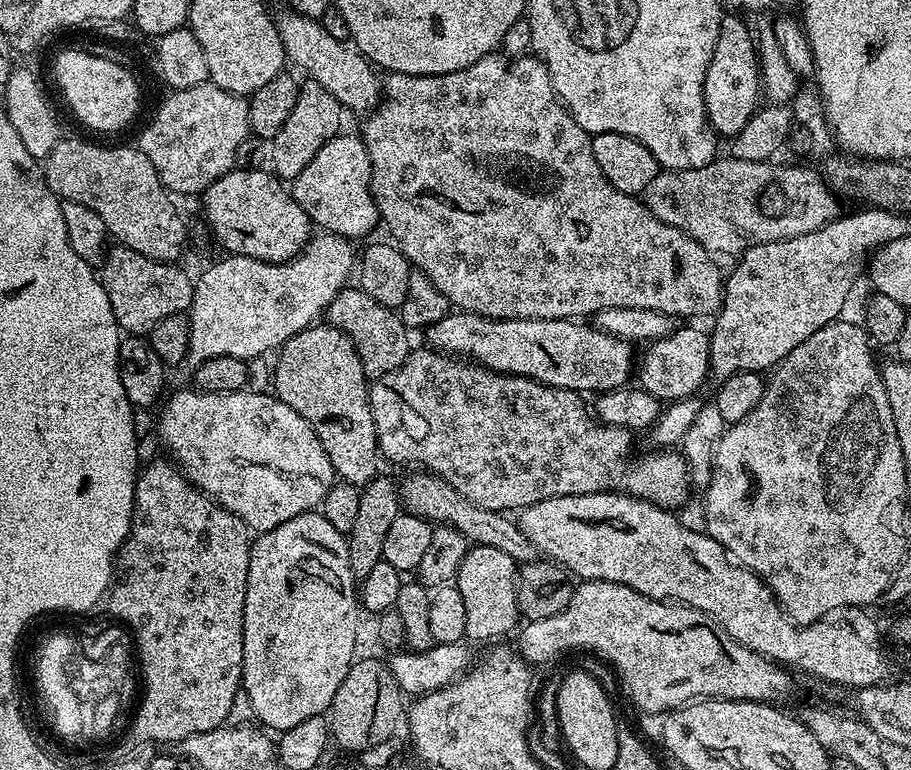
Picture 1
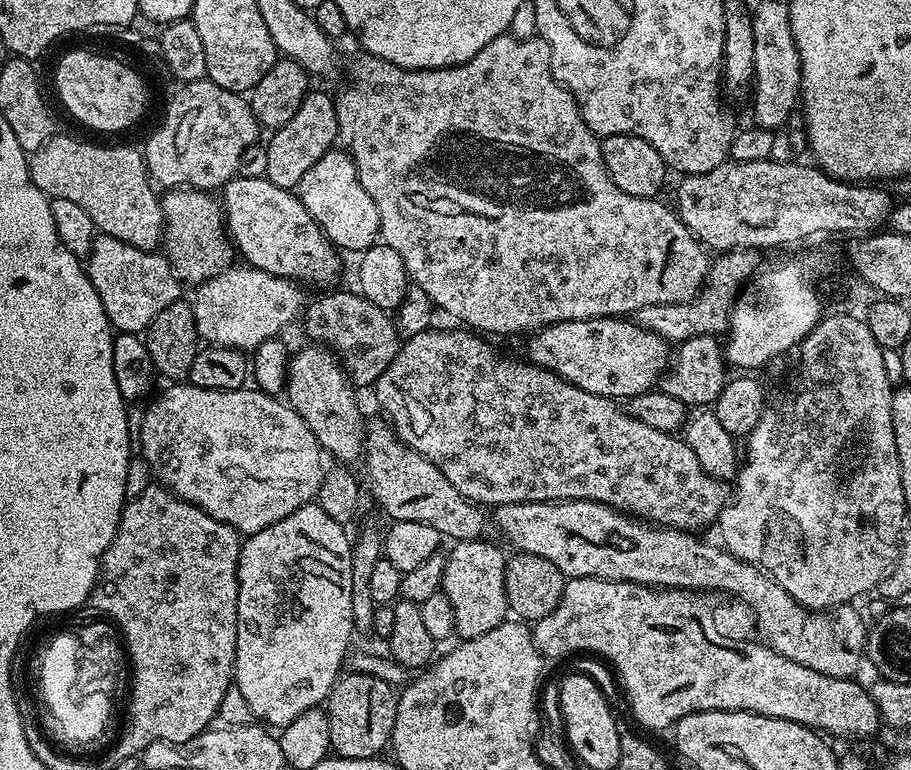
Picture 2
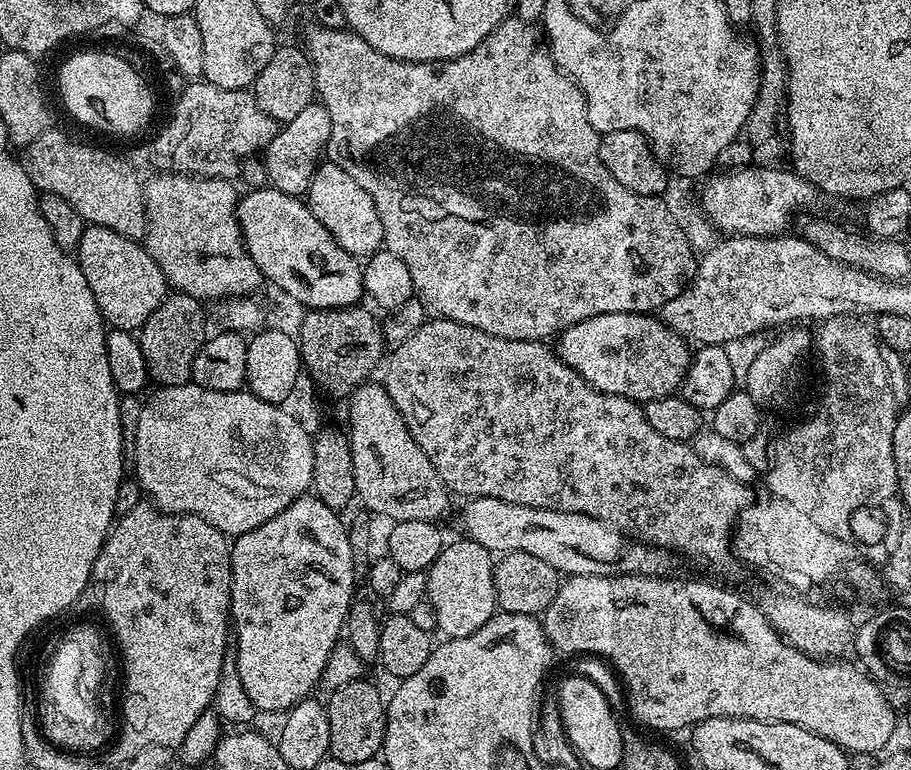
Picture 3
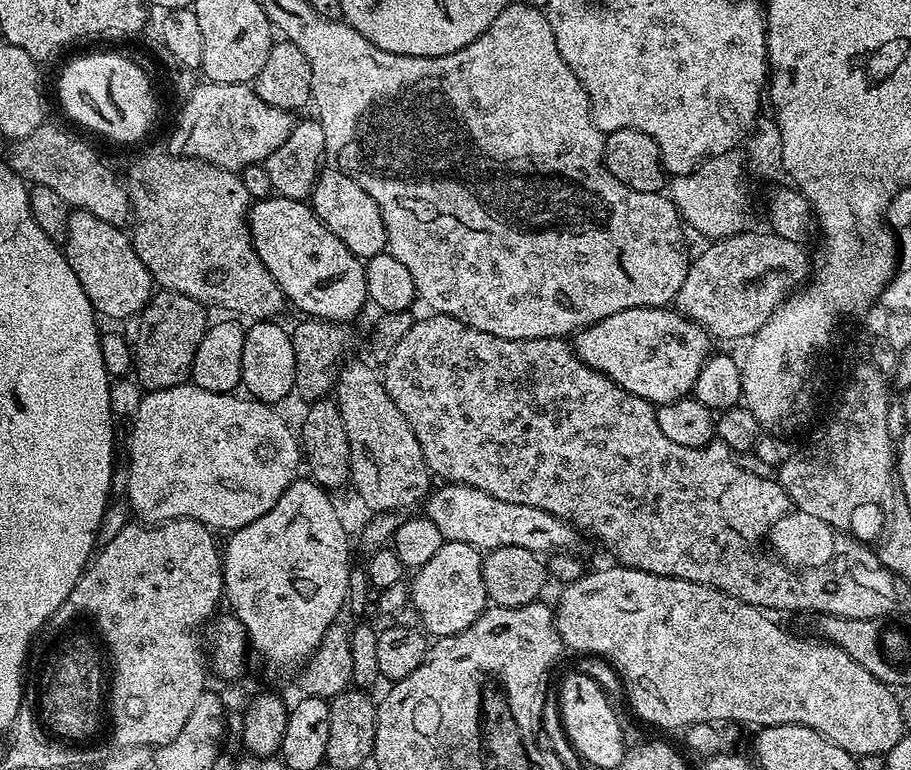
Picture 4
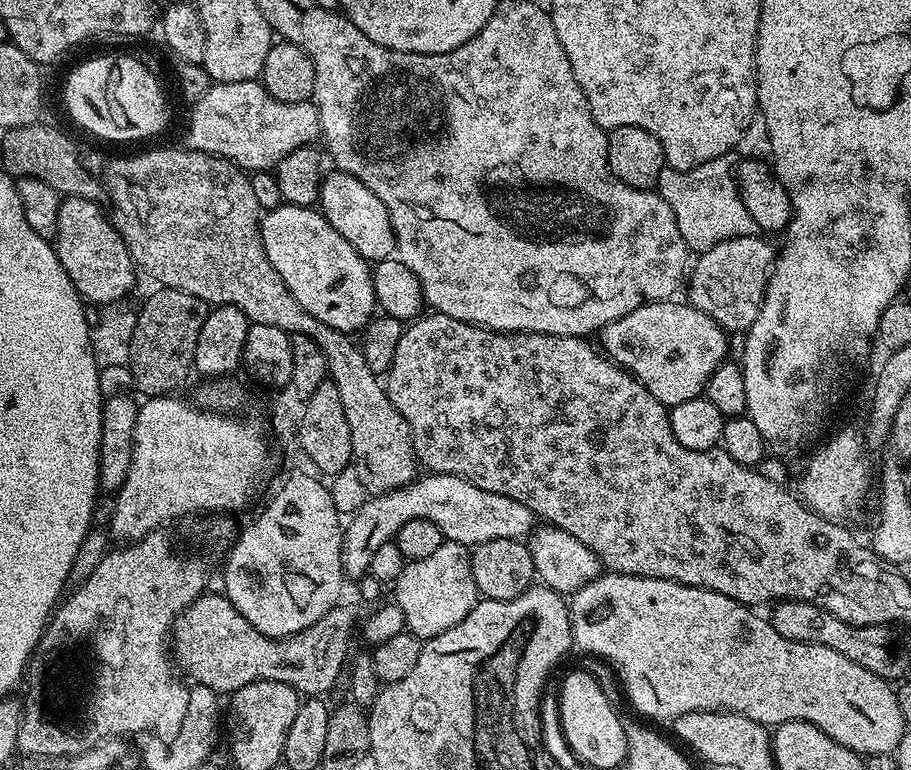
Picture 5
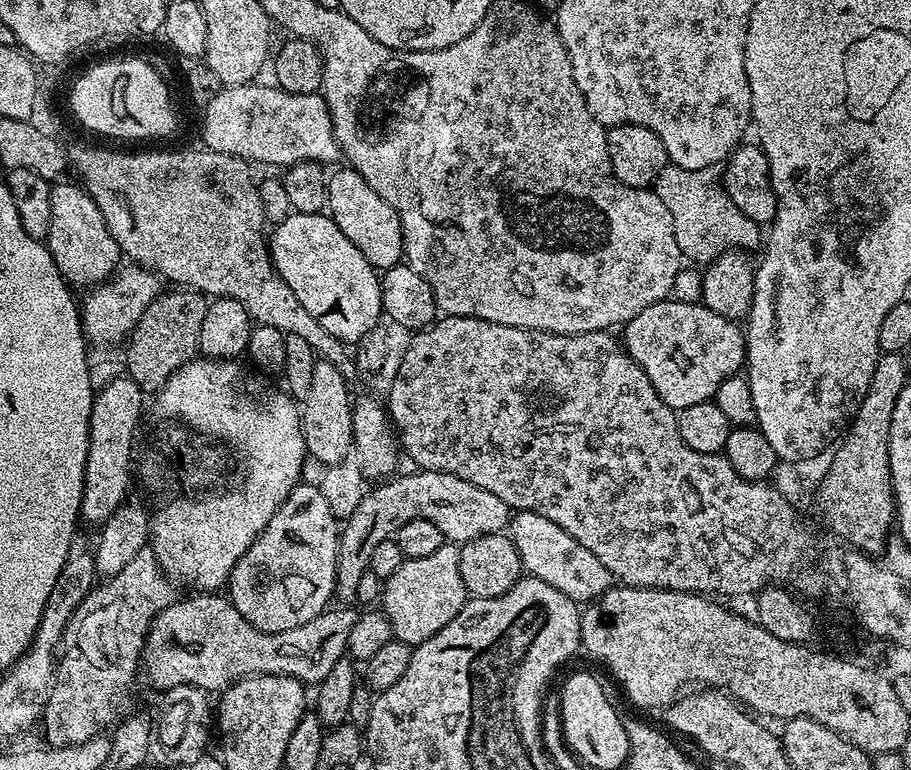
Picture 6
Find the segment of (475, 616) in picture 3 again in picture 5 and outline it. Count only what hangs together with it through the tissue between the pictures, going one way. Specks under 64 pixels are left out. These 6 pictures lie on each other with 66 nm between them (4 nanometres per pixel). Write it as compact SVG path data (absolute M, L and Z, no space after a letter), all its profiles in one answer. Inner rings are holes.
M445 540L434 554L407 561L394 582L395 588L394 603L405 615L405 629L421 642L450 630L450 626L458 626L478 603L469 545Z

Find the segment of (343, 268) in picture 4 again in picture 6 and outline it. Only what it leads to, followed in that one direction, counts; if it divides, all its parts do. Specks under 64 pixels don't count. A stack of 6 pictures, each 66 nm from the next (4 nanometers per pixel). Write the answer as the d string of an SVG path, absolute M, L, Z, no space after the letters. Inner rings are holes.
M293 212L270 232L270 255L277 274L294 290L298 302L318 318L322 330L345 342L359 342L381 323L384 307L377 269L338 230L331 216Z

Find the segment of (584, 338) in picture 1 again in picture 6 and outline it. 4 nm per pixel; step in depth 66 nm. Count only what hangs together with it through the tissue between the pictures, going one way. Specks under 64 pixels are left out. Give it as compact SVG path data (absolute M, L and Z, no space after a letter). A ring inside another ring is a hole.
M675 298L659 300L654 306L646 306L642 314L638 314L629 324L623 325L622 343L625 350L646 370L646 378L650 378L650 386L658 390L658 398L666 402L673 410L686 406L698 406L698 402L712 400L718 386L726 382L726 378L737 375L746 364L746 332L737 321L716 314L703 302L682 301Z

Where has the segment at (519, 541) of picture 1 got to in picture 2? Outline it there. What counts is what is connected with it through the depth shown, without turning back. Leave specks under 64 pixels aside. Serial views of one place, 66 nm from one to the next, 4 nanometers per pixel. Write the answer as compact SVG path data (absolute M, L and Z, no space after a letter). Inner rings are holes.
M379 418L367 425L364 434L364 455L362 465L368 471L368 484L372 487L372 496L380 503L382 511L389 521L405 520L406 522L426 522L434 526L441 537L449 541L478 540L485 535L488 520L481 509L468 500L446 479L446 474L430 462L418 450L401 442L395 428L387 419Z

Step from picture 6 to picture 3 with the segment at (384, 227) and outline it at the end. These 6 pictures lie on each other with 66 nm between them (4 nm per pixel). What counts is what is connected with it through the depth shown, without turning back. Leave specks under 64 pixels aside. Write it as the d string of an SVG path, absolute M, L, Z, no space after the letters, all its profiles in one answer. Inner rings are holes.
M322 162L316 167L316 172L310 178L310 186L306 193L308 209L334 234L334 242L342 246L351 256L367 258L375 252L381 251L384 243L384 231L382 230L382 218L378 218L378 210L374 206L374 198L342 170L342 166L331 162Z

